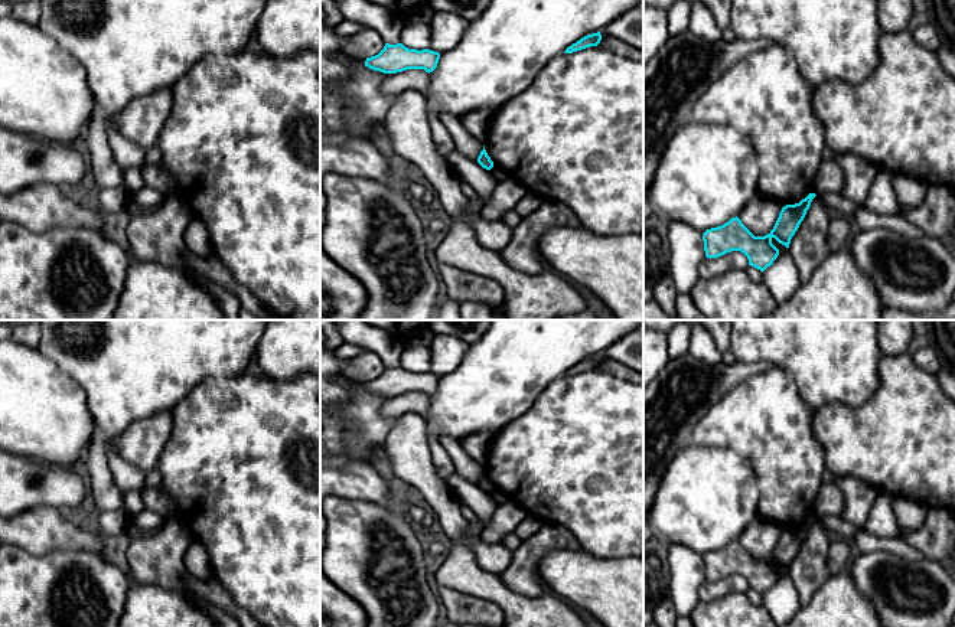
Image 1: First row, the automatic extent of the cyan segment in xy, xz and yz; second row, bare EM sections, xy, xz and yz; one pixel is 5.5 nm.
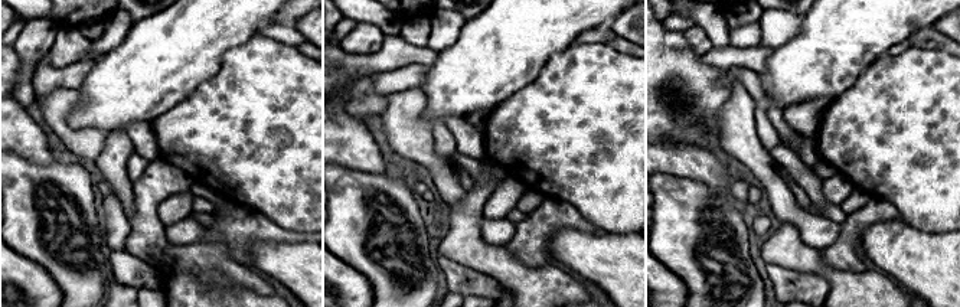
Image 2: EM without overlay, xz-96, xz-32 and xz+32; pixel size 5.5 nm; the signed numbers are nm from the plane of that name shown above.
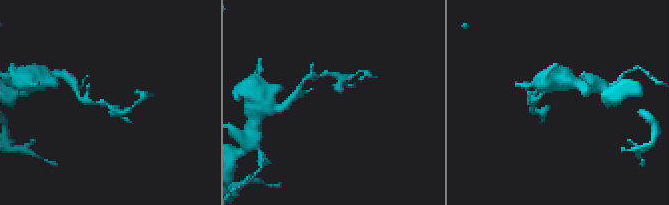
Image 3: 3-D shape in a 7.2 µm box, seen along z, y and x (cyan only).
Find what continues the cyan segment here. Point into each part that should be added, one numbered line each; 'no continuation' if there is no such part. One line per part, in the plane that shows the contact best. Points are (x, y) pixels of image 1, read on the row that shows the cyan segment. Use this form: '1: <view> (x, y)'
no continuation

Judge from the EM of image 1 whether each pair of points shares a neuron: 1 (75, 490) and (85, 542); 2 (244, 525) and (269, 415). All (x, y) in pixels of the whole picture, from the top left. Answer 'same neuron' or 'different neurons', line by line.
1: different neurons
2: same neuron

